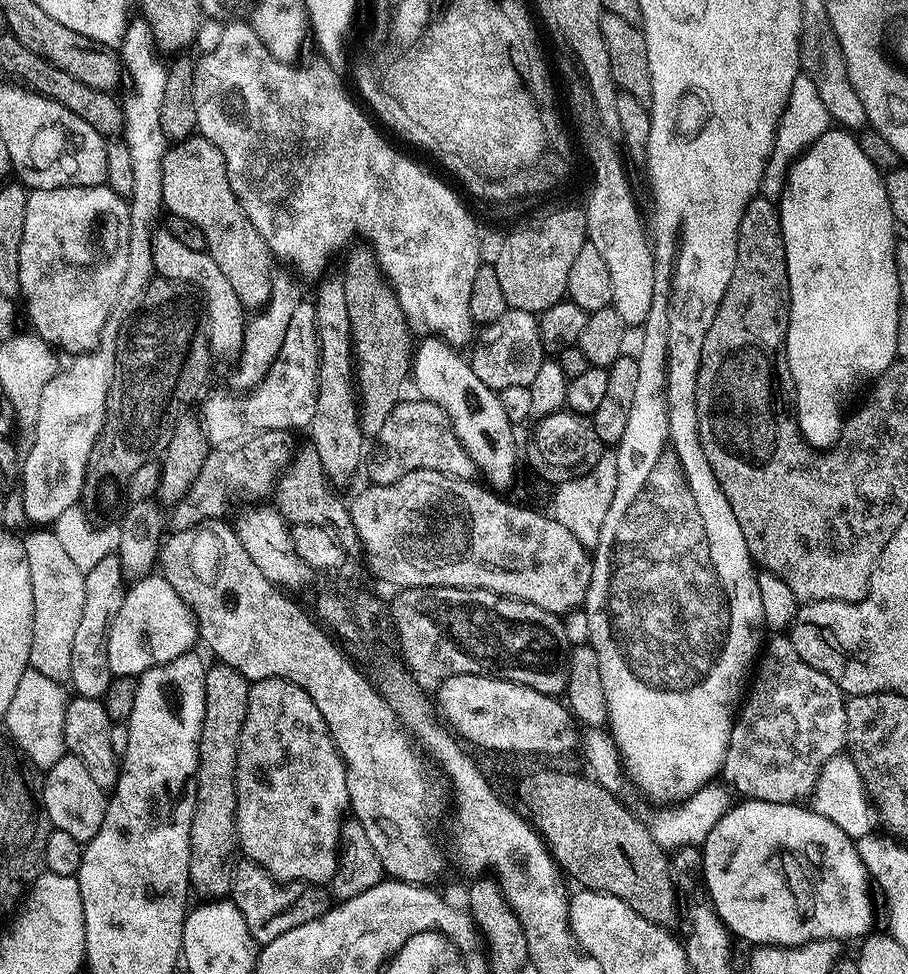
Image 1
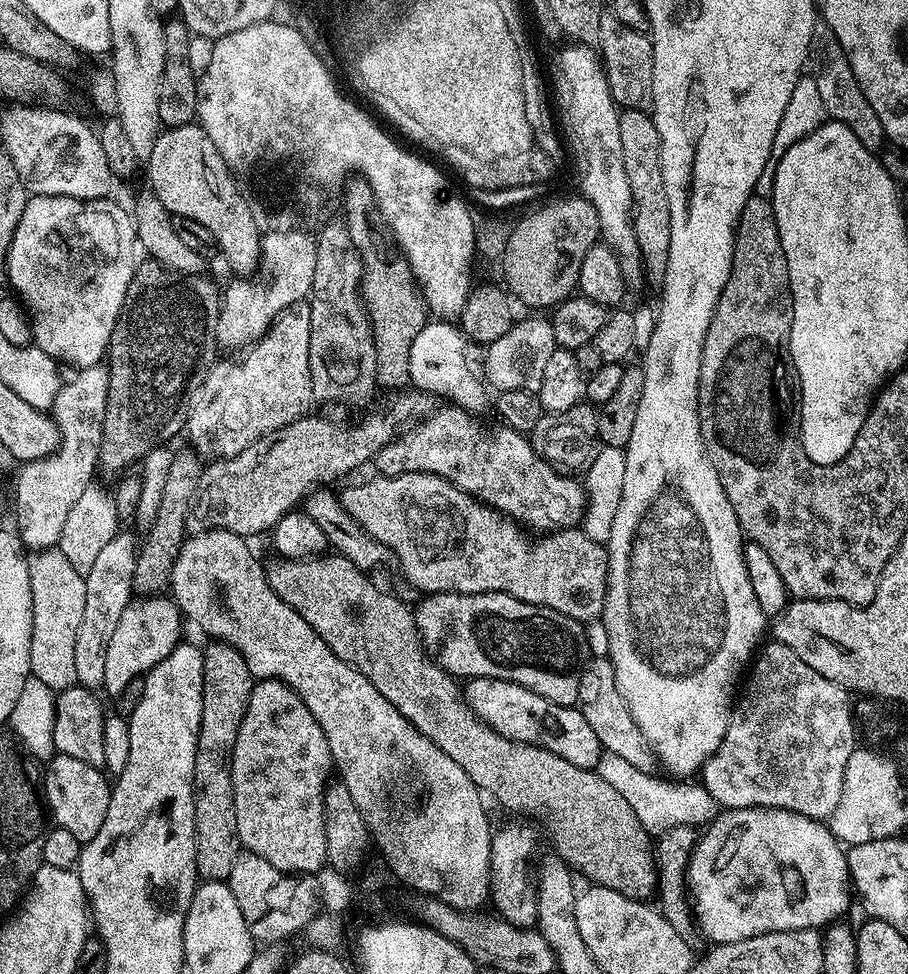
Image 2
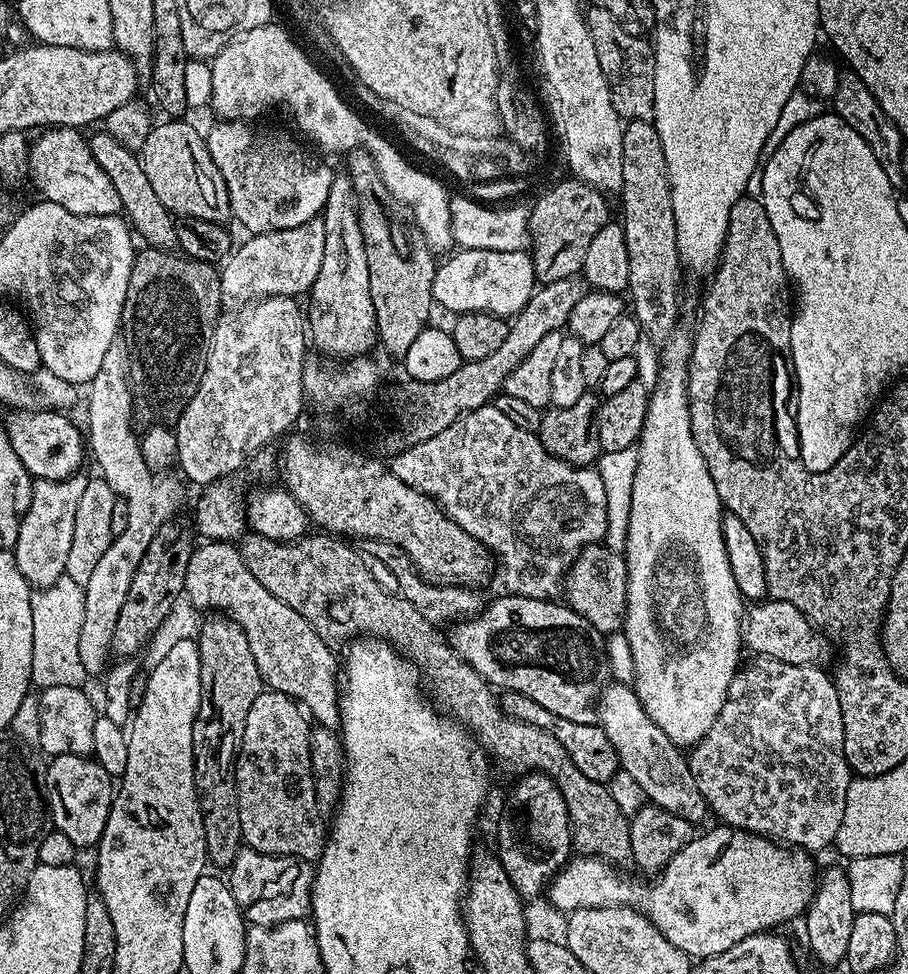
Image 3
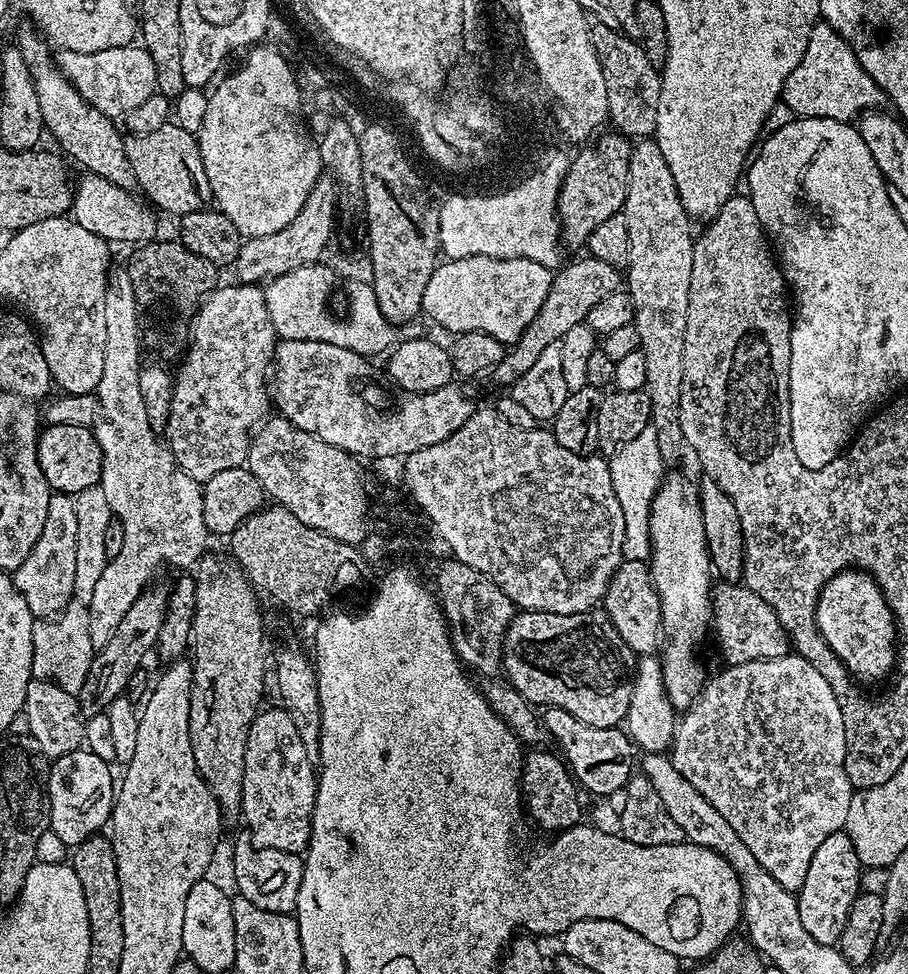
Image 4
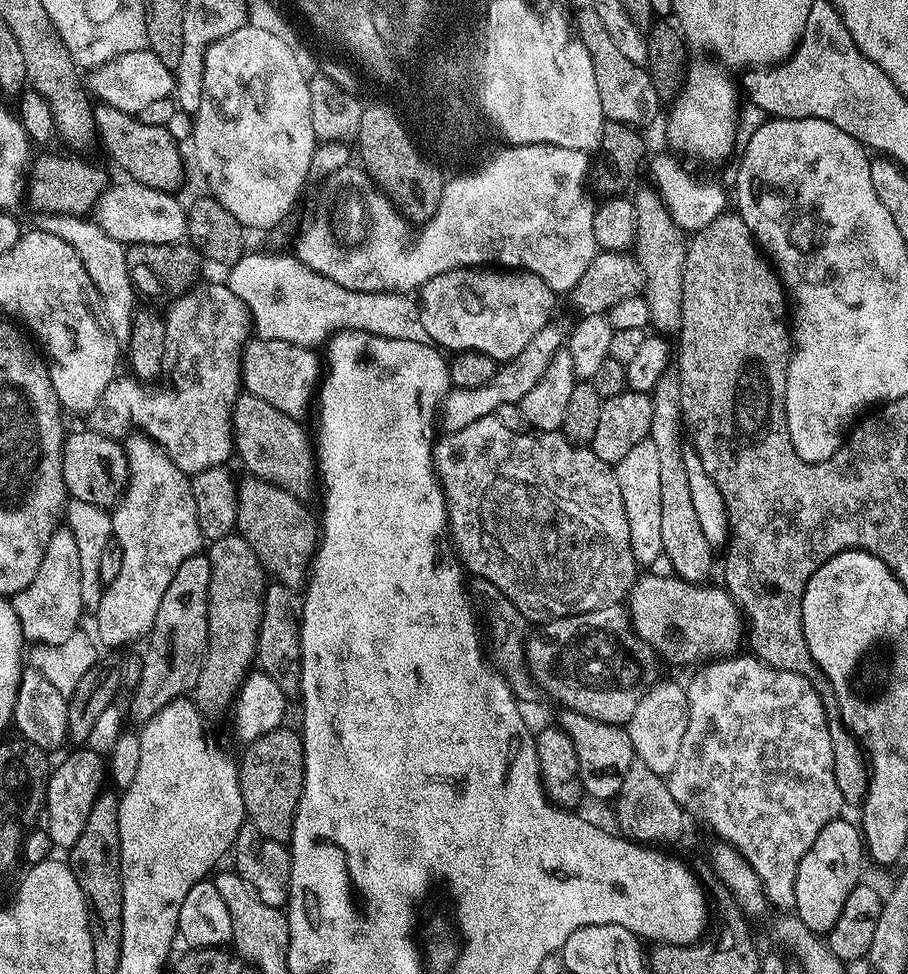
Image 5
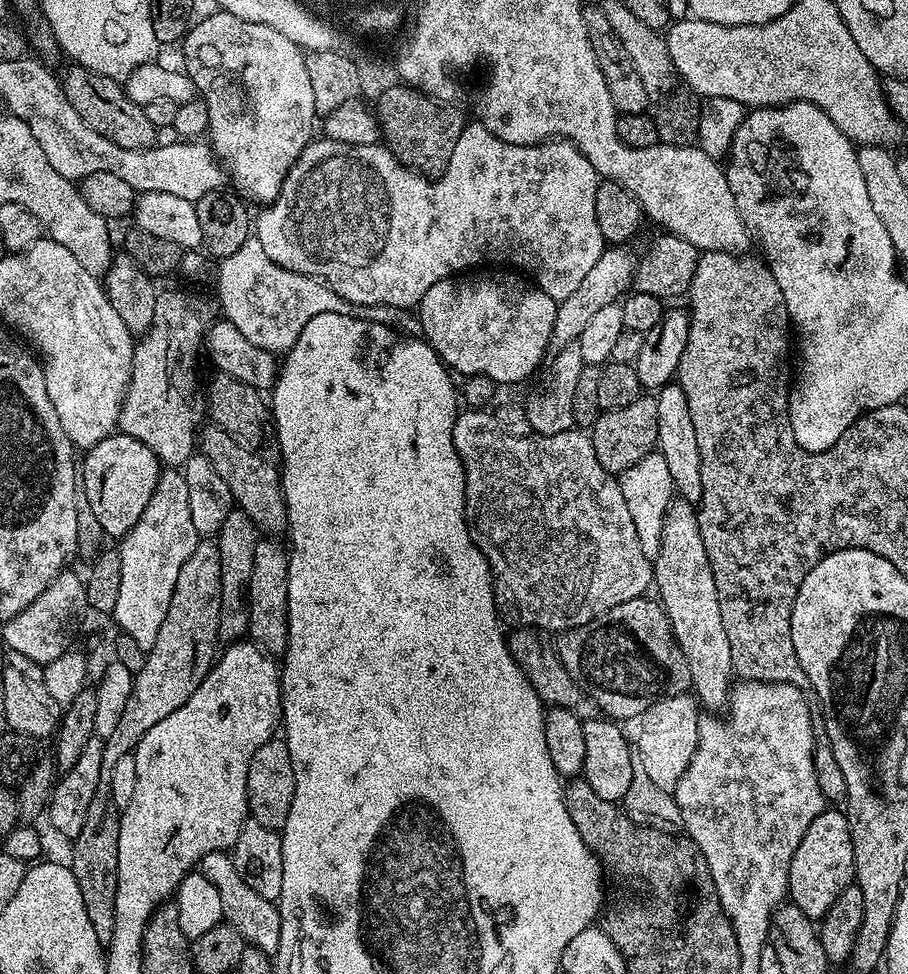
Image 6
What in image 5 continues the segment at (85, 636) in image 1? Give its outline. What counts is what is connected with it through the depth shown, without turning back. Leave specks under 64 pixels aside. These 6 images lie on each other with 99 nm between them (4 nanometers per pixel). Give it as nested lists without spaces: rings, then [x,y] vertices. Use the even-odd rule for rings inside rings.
[[[44,214],[39,219],[41,219],[38,224],[39,231],[54,234],[62,238],[62,242],[70,242],[70,246],[74,246],[74,250],[86,266],[86,274],[90,274],[90,282],[94,282],[98,290],[100,305],[104,308],[104,317],[112,328],[114,338],[122,346],[127,345],[132,329],[132,318],[138,311],[138,305],[134,300],[138,292],[133,285],[132,275],[126,262],[125,245],[110,238],[110,234],[106,234],[106,230],[98,227],[92,218]],[[129,435],[123,445],[128,459],[128,485],[111,513],[112,535],[122,548],[120,569],[118,576],[103,589],[94,615],[95,639],[108,648],[120,648],[148,636],[162,594],[173,581],[178,566],[202,548],[189,473],[178,470],[171,458],[146,435]]]

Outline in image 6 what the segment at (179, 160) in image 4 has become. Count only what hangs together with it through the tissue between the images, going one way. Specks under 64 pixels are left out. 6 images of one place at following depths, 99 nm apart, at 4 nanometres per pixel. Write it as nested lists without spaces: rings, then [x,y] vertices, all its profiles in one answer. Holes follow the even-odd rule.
[[[72,71],[76,72],[68,72],[62,76],[64,93],[70,106],[74,106],[74,110],[78,110],[78,118],[82,118],[82,122],[86,122],[86,126],[90,126],[90,130],[94,130],[98,134],[102,134],[102,138],[110,138],[110,142],[130,150],[151,148],[155,145],[157,128],[152,125],[150,118],[146,118],[144,105],[130,102],[121,81],[112,80],[109,76],[103,76],[97,72]]]

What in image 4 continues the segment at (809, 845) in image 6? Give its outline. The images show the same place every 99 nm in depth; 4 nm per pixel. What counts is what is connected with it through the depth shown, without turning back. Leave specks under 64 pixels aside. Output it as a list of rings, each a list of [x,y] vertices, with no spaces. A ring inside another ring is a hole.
[[[841,830],[830,834],[830,838],[825,838],[822,846],[814,850],[814,858],[810,858],[810,870],[806,870],[806,882],[802,882],[795,897],[802,926],[806,926],[807,932],[818,942],[839,945],[842,926],[846,926],[846,914],[850,914],[854,898],[862,891],[861,875],[862,865],[847,832]]]

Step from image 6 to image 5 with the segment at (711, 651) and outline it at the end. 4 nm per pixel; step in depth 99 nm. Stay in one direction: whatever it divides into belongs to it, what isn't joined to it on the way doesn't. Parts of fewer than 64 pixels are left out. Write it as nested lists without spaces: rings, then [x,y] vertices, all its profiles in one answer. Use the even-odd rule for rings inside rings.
[[[670,370],[658,378],[658,386],[650,393],[652,398],[652,413],[650,414],[650,430],[648,439],[654,442],[658,449],[658,474],[662,489],[662,546],[663,559],[672,563],[671,571],[682,580],[696,586],[712,572],[712,556],[714,549],[706,542],[706,534],[702,534],[702,526],[694,511],[690,498],[690,480],[686,474],[686,466],[682,466],[682,454],[686,442],[680,438],[684,428],[682,414],[682,390],[680,378],[675,371]]]

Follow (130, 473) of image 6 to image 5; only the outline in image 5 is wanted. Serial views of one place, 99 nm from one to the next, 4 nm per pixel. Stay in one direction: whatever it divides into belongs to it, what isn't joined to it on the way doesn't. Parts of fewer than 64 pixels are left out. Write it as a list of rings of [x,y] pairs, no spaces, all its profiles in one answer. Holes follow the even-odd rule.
[[[91,430],[84,432],[69,431],[64,438],[62,450],[62,478],[64,488],[69,497],[79,501],[92,503],[96,507],[111,509],[124,495],[124,488],[128,485],[128,459],[124,453],[124,445],[120,440],[112,440]]]

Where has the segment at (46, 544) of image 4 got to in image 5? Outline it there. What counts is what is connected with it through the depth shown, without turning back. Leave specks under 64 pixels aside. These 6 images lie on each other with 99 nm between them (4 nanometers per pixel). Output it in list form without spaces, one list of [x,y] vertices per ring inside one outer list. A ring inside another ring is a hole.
[[[68,527],[57,528],[50,538],[50,546],[46,546],[46,554],[42,554],[42,566],[38,566],[38,574],[34,574],[34,580],[26,590],[11,597],[11,602],[25,641],[32,644],[57,644],[66,642],[66,638],[78,631],[81,627],[80,616],[85,615],[81,599],[81,564],[78,562],[78,547],[74,534]]]

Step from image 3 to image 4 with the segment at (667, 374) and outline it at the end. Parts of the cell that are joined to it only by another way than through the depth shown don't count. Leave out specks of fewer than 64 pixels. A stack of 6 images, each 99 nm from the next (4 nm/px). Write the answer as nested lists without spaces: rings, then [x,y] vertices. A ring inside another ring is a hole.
[[[669,475],[660,482],[659,490],[654,494],[654,502],[650,506],[650,571],[652,585],[660,599],[660,628],[662,629],[662,652],[659,657],[665,693],[676,710],[686,710],[700,694],[706,683],[704,668],[696,657],[696,647],[707,637],[712,623],[712,597],[714,573],[708,557],[706,546],[706,530],[702,526],[702,510],[697,489],[692,488],[680,476]]]

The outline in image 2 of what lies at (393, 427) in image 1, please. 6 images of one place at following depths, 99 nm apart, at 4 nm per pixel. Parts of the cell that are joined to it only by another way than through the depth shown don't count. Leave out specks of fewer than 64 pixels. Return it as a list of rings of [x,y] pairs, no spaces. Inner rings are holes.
[[[459,406],[444,407],[388,443],[376,455],[375,471],[385,476],[400,476],[403,472],[429,472],[440,476],[528,530],[559,530],[583,521],[586,503],[583,483],[571,475],[555,472],[536,453],[525,433],[499,426],[491,436],[484,432],[473,413]]]

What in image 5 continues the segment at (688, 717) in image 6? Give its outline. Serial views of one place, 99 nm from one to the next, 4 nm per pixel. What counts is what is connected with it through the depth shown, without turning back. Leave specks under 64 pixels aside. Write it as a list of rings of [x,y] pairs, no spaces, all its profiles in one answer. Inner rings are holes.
[[[663,682],[652,685],[638,702],[638,707],[628,720],[626,731],[631,739],[636,758],[646,763],[654,773],[667,776],[672,772],[678,758],[678,749],[688,721],[688,693],[682,685]]]

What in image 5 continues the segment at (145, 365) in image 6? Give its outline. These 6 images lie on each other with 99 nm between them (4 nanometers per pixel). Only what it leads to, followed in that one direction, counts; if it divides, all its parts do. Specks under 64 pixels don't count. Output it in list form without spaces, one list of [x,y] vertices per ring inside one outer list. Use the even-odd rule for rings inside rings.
[[[227,283],[203,284],[183,292],[177,300],[167,305],[168,316],[164,321],[164,362],[163,371],[168,372],[168,381],[161,388],[152,392],[153,385],[141,382],[139,379],[123,380],[117,378],[106,386],[102,398],[94,406],[94,410],[87,413],[87,427],[93,432],[109,436],[112,440],[127,437],[135,430],[137,433],[150,437],[152,441],[168,455],[178,466],[178,470],[195,474],[207,468],[218,468],[227,465],[228,455],[233,455],[232,447],[232,407],[236,404],[236,397],[241,395],[240,356],[244,353],[244,346],[253,335],[252,316],[248,307],[230,290]]]

